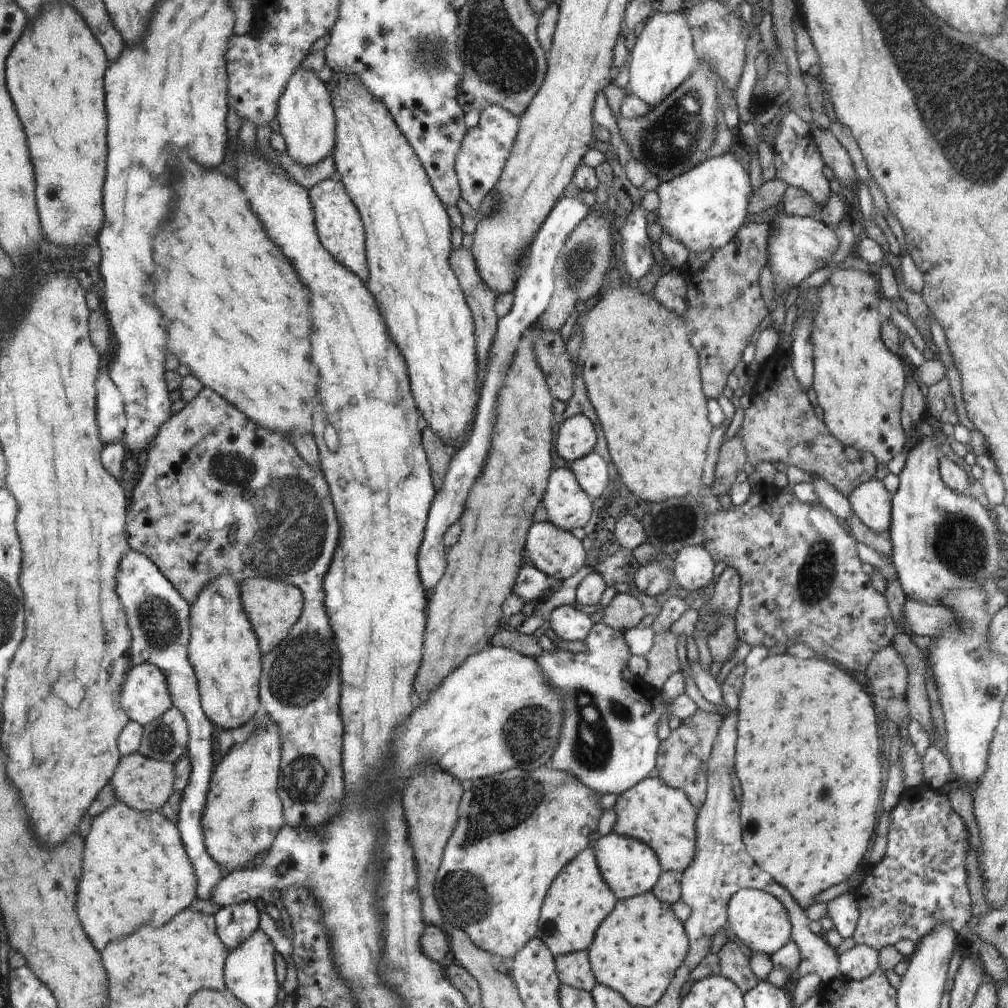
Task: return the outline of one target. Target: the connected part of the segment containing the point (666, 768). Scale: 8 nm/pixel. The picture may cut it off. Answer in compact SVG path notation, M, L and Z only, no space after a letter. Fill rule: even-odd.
M698 708L691 717L682 720L682 724L670 733L660 748L656 765L658 778L663 779L669 787L683 790L697 808L706 800L709 756L723 720L722 715L707 713Z

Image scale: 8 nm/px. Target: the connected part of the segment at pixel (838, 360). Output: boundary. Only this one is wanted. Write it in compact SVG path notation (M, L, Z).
M836 267L817 288L817 305L811 308L813 388L828 430L841 443L870 451L886 462L902 450L903 390L906 372L900 356L882 344L878 324L878 284L870 272Z

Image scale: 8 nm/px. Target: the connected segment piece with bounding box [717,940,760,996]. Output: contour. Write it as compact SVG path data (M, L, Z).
M727 941L717 954L722 976L732 979L732 982L739 986L744 996L759 984L760 980L756 978L754 971L751 969L748 956L742 953L736 942Z

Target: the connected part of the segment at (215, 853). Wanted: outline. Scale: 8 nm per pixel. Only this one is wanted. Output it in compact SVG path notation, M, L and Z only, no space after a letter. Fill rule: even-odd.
M264 716L257 731L249 739L236 743L216 768L212 788L203 816L208 852L230 874L246 868L246 864L260 852L270 848L272 840L284 826L282 799L278 782L282 777L281 730L268 716Z

